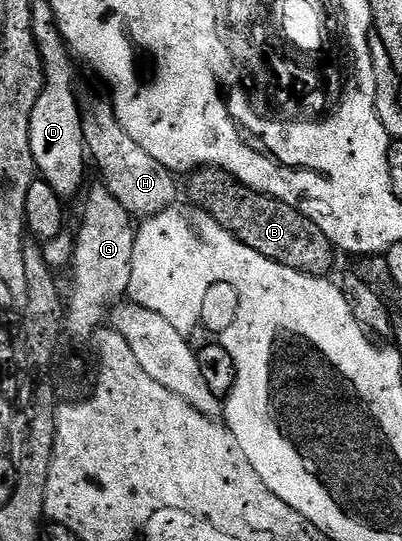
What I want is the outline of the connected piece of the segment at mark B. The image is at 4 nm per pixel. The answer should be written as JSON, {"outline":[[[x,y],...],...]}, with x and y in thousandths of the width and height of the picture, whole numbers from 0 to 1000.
{"outline":[[[485,312],[468,322],[465,333],[473,368],[502,379],[507,399],[570,425],[577,438],[704,494],[724,494],[776,512],[821,510],[833,473],[828,451],[813,434],[803,434],[803,427],[794,427],[794,420],[784,420],[784,412],[774,412],[774,405],[764,405],[764,397],[674,360],[597,342],[552,312]]]}

